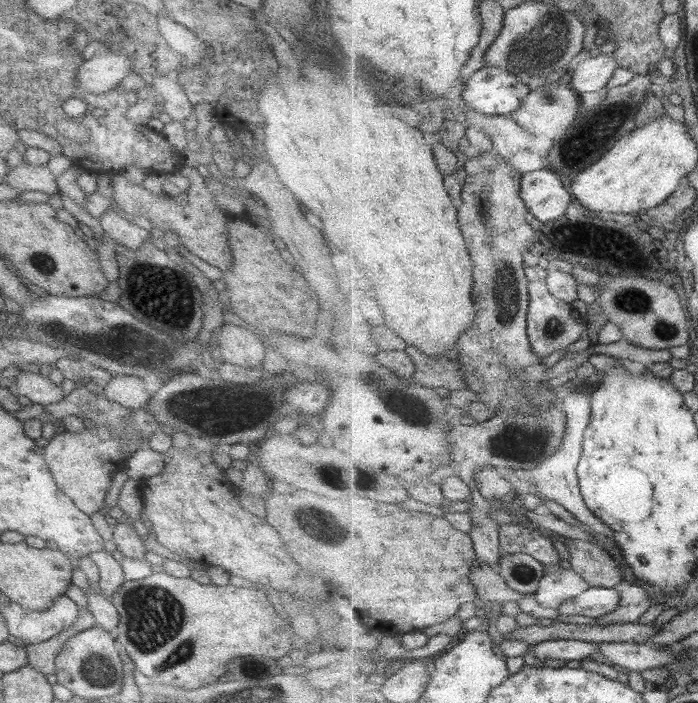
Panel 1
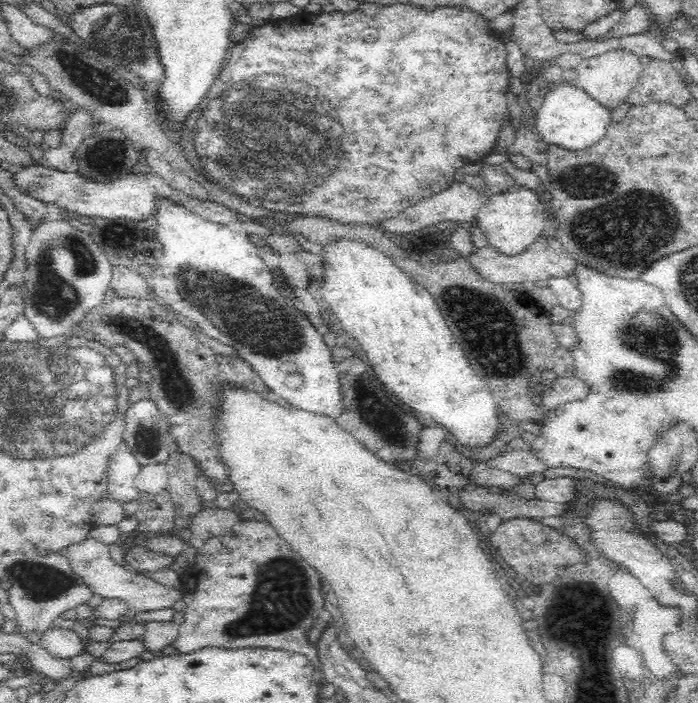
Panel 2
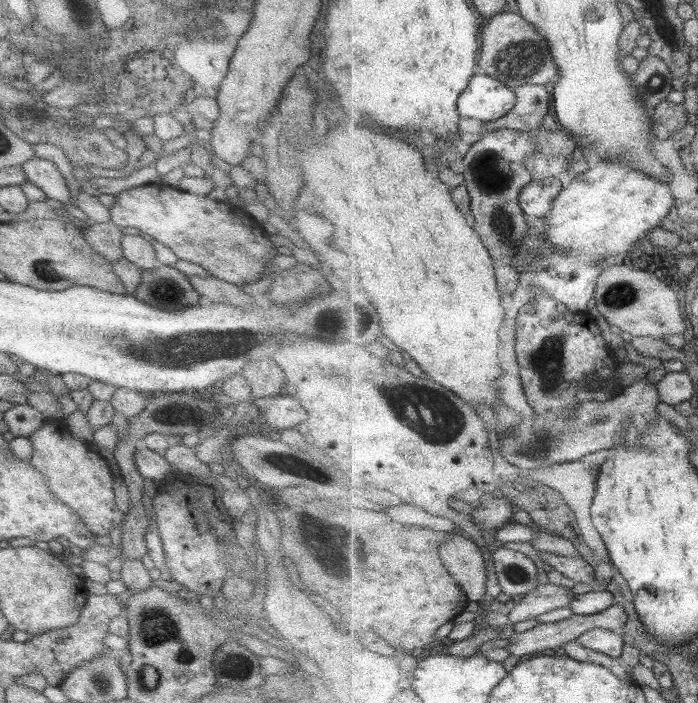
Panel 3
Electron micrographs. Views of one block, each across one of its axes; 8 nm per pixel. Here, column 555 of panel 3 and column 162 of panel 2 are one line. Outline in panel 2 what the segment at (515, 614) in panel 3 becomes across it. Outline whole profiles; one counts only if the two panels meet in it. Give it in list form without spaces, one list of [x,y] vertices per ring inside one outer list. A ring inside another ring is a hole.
[[[86,538],[81,544],[68,545],[64,551],[72,571],[84,579],[84,583],[90,587],[93,594],[102,596],[104,599],[120,599],[129,609],[134,608],[137,612],[164,610],[164,608],[171,608],[174,602],[182,600],[180,589],[166,588],[150,578],[145,578],[141,572],[126,570],[116,564],[110,553],[108,545],[101,544],[92,538]]]

